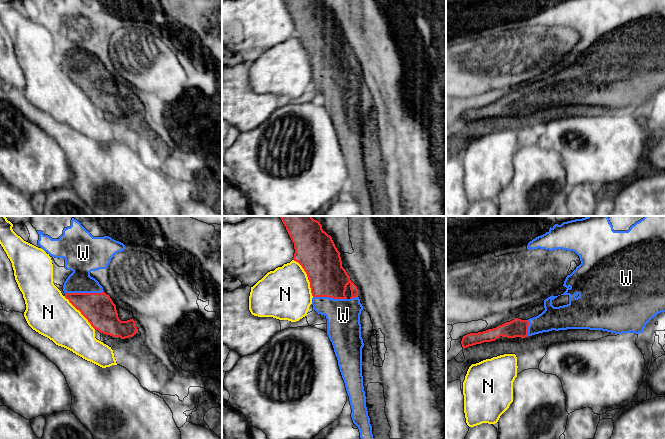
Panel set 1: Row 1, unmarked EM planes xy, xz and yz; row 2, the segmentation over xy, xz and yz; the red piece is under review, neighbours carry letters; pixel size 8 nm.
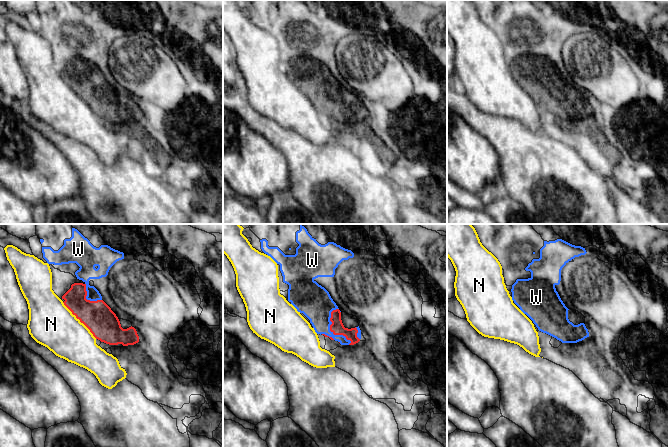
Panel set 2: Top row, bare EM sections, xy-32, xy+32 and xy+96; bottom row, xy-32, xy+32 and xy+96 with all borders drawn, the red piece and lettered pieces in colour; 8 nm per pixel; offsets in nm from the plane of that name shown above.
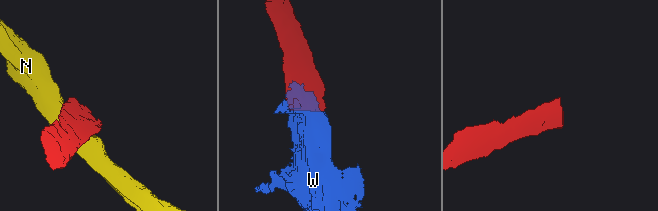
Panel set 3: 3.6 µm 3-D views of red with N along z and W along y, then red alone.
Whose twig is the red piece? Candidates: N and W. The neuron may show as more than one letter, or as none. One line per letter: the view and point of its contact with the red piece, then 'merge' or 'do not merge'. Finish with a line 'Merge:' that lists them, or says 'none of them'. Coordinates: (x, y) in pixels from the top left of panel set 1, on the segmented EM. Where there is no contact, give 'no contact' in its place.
N: xz (307, 276) | do not merge
W: xy (84, 293) | merge
Merge: W

